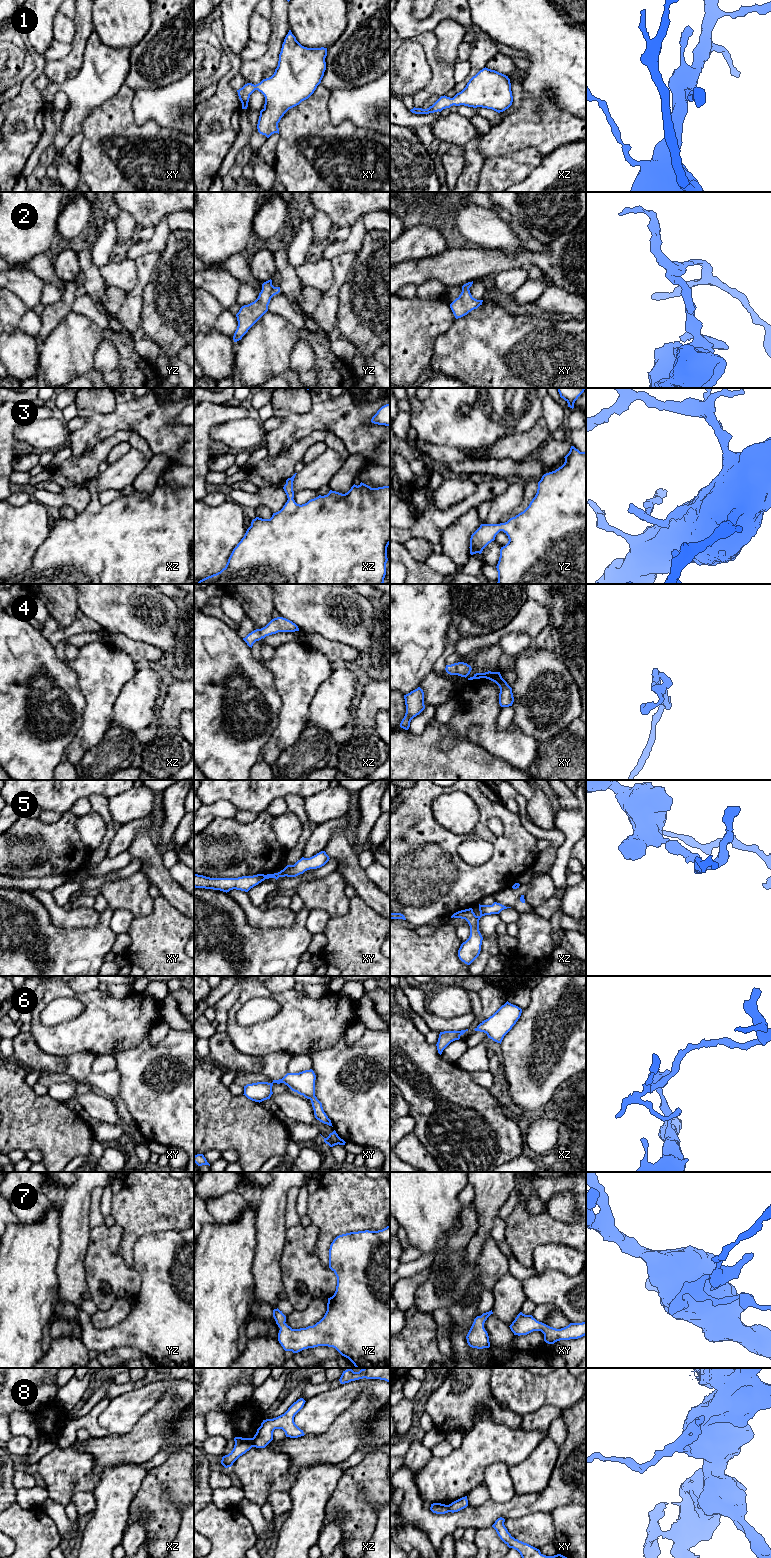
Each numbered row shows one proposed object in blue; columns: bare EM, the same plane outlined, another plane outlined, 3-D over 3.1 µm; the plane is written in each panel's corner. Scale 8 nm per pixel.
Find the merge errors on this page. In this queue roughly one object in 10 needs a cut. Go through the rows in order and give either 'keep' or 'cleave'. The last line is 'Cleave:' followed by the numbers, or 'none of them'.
1: keep
2: keep
3: keep
4: keep
5: keep
6: keep
7: keep
8: cleave
Cleave: 8

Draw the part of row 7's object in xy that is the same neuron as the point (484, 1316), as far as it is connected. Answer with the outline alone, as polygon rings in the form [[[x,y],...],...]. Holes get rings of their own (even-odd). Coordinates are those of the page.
[[[492,1310],[483,1313],[481,1316],[477,1316],[474,1319],[474,1322],[466,1336],[467,1343],[470,1347],[477,1349],[490,1347],[489,1336],[484,1328],[484,1323],[491,1314],[493,1314]]]

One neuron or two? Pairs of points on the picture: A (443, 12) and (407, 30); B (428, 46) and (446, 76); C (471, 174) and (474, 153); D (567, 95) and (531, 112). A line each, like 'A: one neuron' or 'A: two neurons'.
A: one neuron
B: one neuron
C: one neuron
D: two neurons

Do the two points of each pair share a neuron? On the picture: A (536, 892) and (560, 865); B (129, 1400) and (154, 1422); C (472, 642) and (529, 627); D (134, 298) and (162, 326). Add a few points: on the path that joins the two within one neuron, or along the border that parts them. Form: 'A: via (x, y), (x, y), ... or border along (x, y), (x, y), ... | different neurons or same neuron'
A: border along (547, 873), (557, 890) | different neurons
B: border along (161, 1397), (129, 1431) | different neurons
C: via (486, 640), (492, 639), (506, 629), (515, 627) | same neuron
D: border along (149, 284), (142, 293), (142, 319), (140, 322) | different neurons

